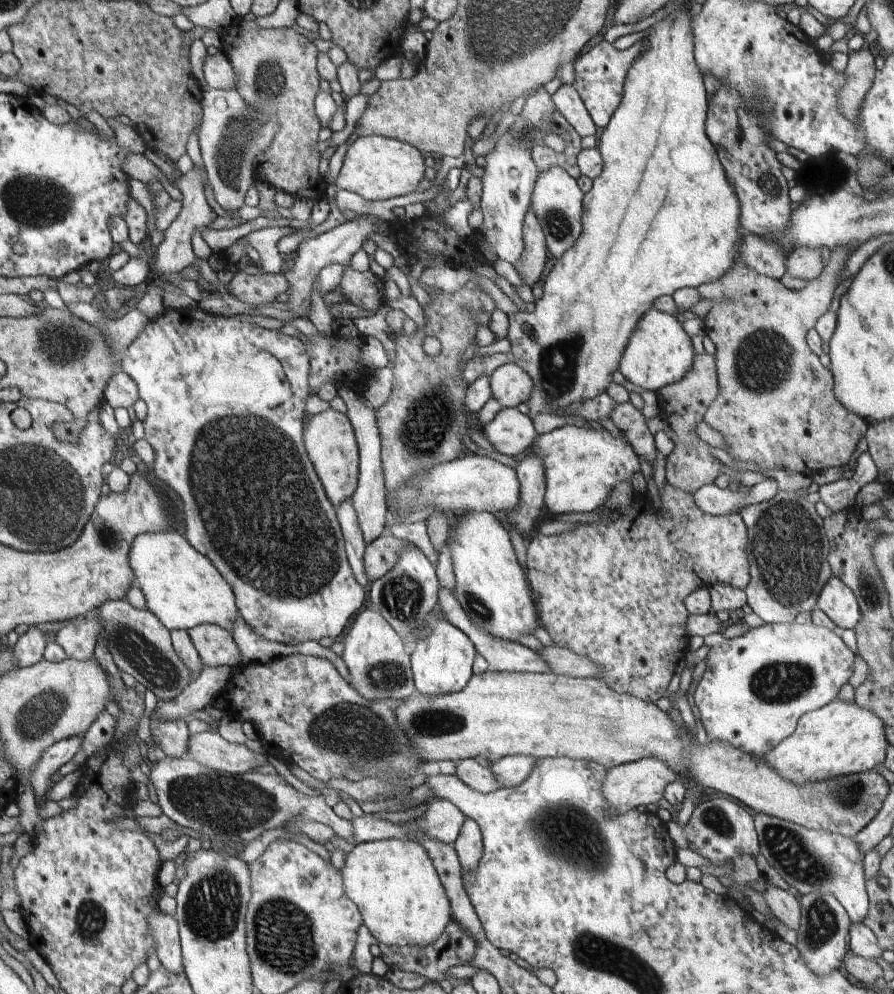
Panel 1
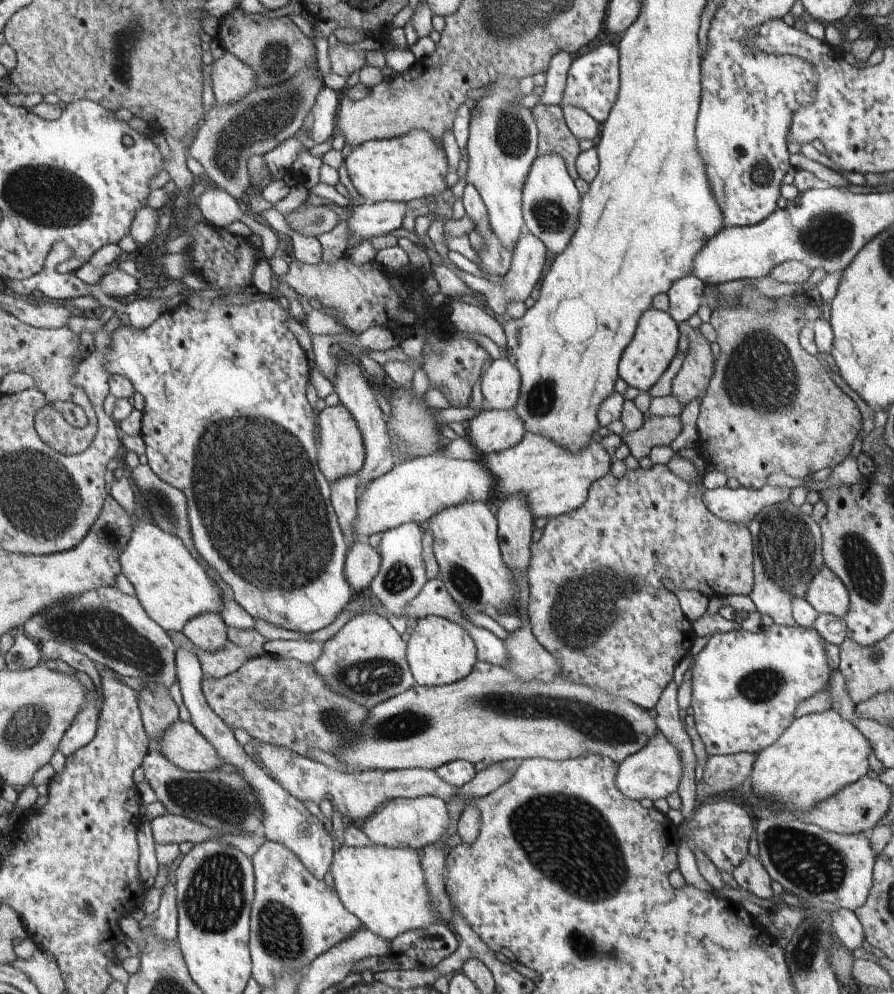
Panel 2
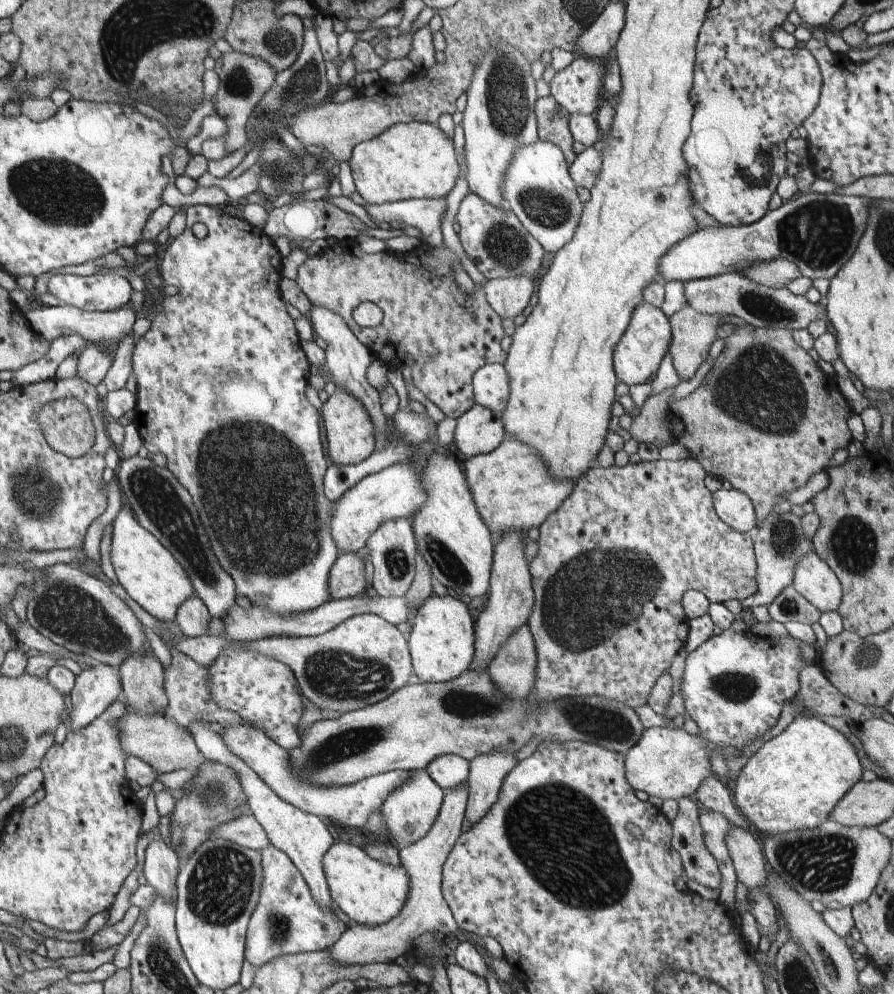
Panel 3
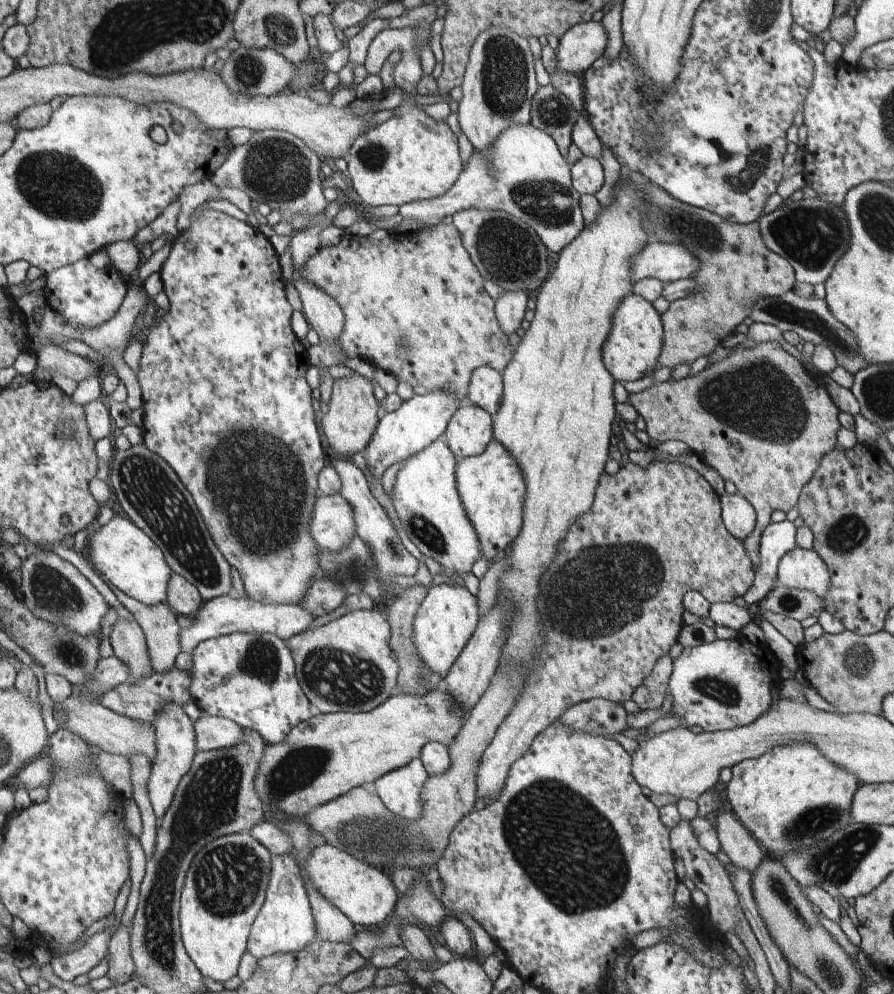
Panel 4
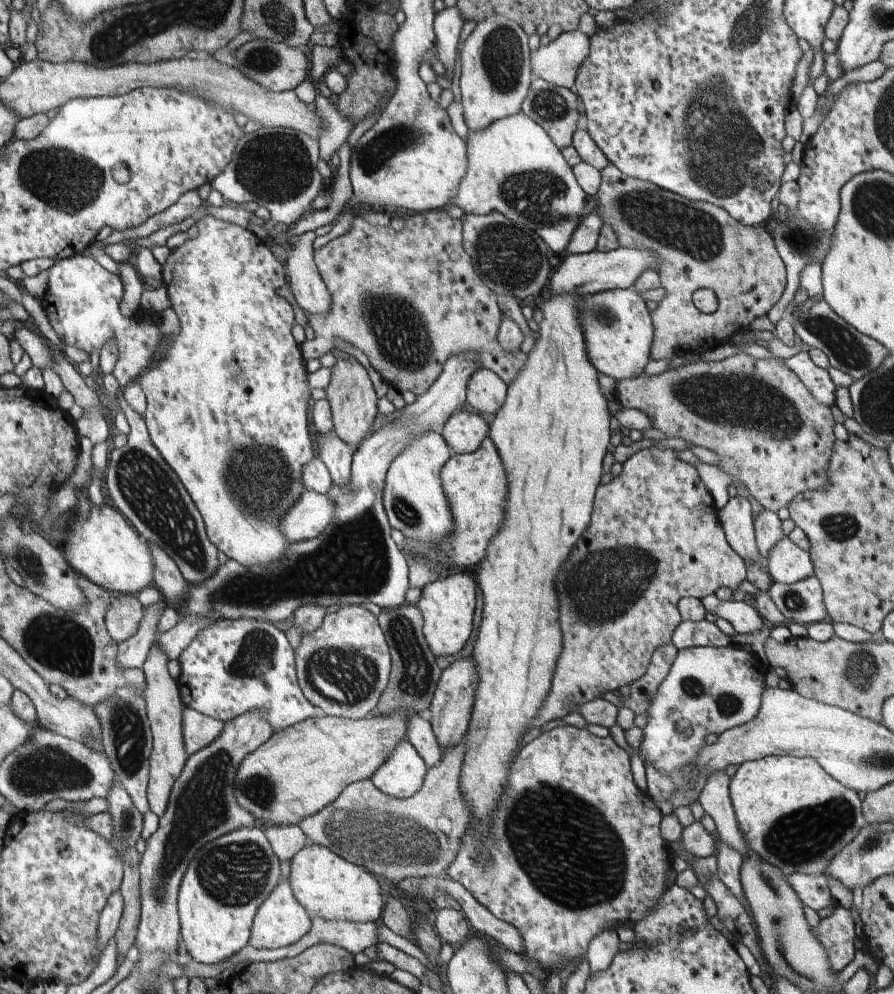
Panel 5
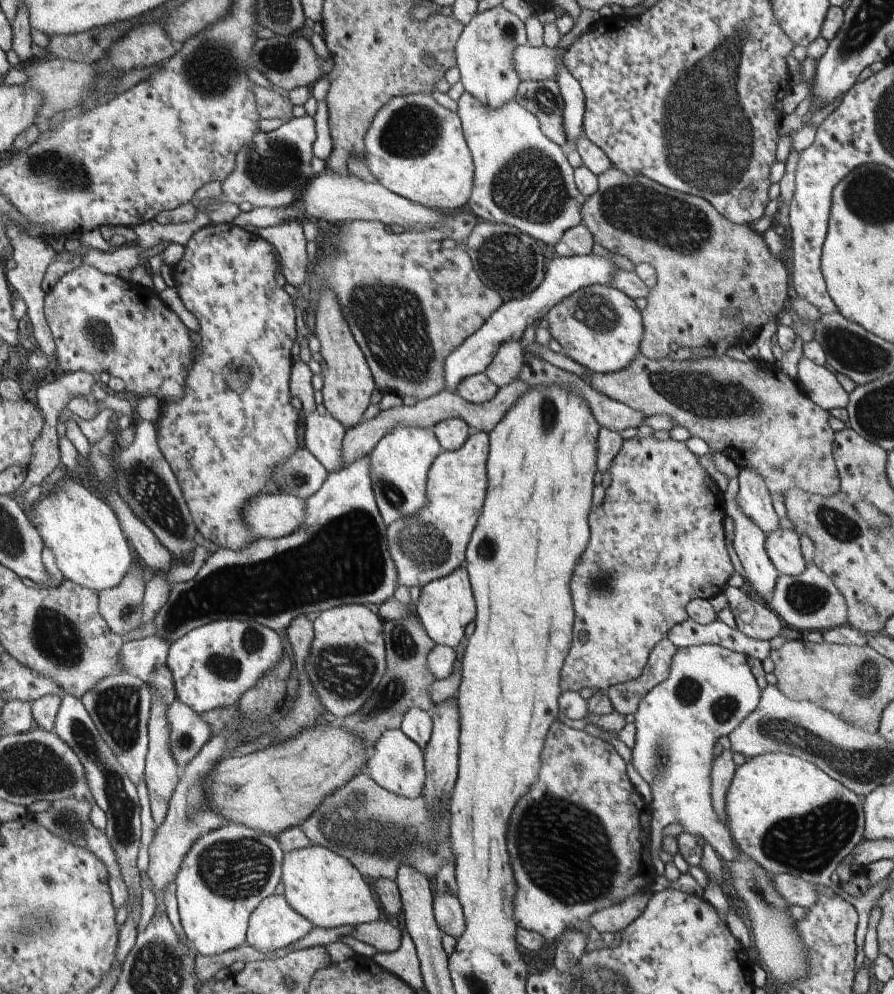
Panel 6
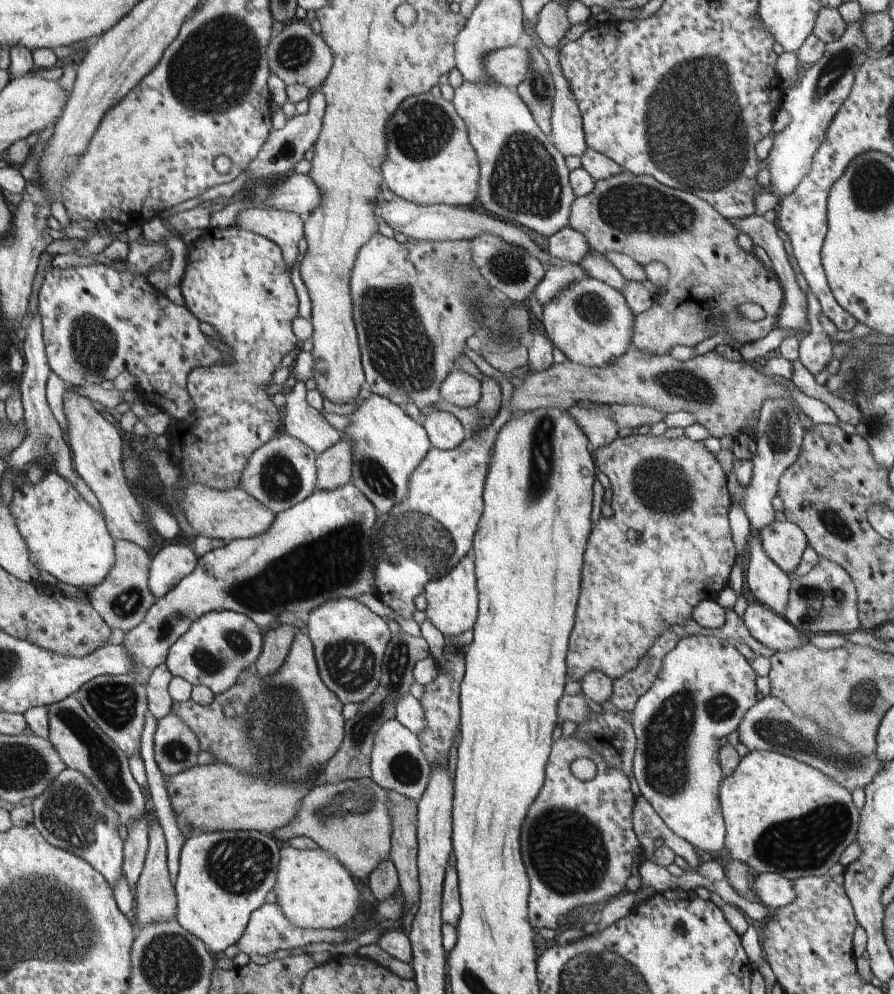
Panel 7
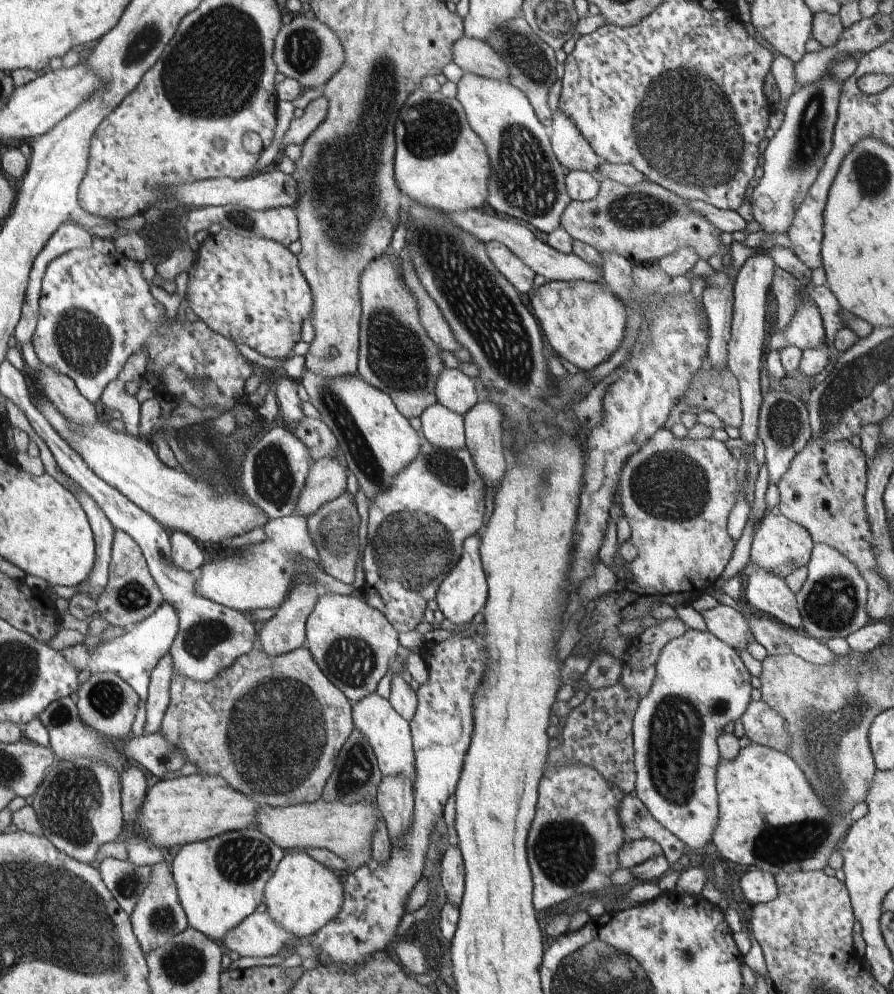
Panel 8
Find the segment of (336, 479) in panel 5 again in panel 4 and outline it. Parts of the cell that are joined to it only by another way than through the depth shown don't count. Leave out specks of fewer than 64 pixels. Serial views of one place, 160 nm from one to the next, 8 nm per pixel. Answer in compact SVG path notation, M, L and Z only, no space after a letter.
M333 455L330 463L338 473L341 480L341 487L338 493L344 496L351 504L353 510L353 517L355 518L355 532L369 544L369 547L376 554L377 565L383 574L383 581L389 585L391 580L398 575L403 577L411 577L418 572L418 560L410 554L404 547L396 530L392 528L392 524L388 515L383 510L383 507L376 501L372 492L368 488L368 482L362 470L351 462L349 458L343 458Z

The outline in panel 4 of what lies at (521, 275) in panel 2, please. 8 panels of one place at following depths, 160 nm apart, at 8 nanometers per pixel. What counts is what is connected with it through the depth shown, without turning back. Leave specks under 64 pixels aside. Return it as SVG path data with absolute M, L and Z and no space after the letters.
M521 290L506 291L495 300L495 314L506 336L514 334L524 318L530 294Z

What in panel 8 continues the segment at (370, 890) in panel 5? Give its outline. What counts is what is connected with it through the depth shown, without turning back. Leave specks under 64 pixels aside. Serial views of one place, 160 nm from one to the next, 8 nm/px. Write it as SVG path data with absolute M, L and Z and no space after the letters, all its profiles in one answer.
M304 850L289 852L281 862L264 894L266 913L276 925L294 937L312 936L336 918L343 907L343 886L336 874L312 860Z

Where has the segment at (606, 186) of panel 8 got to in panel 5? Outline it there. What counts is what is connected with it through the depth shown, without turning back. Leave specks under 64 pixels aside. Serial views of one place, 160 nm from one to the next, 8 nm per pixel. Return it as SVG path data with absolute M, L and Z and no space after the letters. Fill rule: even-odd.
M612 163L601 170L596 198L601 221L614 230L620 247L649 250L657 257L659 267L656 271L665 295L657 302L656 308L649 311L654 325L650 347L652 360L671 358L677 350L699 354L720 345L721 341L724 344L732 334L747 331L755 318L767 315L780 300L787 285L786 265L776 250L767 225L743 225L719 206L690 200L653 182L629 177ZM704 287L713 289L718 296L719 307L714 313L702 313L692 303L692 294Z

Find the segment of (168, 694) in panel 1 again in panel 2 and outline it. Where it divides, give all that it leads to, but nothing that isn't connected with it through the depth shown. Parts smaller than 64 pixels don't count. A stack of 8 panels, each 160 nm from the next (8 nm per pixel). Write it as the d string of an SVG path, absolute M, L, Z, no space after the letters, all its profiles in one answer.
M117 586L98 587L80 596L62 599L32 615L23 626L24 634L35 642L64 643L122 676L133 676L150 684L162 683L168 690L178 677L175 643L169 634L146 614L137 596L122 593Z

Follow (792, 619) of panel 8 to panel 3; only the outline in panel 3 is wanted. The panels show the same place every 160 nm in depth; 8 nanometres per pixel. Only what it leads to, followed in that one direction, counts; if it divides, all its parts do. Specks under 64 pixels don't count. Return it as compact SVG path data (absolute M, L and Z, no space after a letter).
M732 489L717 490L713 493L713 505L716 514L726 524L741 533L755 531L757 516L753 502L742 491Z

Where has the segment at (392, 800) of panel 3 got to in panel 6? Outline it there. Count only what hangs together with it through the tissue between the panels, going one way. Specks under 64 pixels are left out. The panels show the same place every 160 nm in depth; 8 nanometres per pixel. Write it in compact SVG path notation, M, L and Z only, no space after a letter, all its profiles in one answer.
M401 728L390 729L383 732L372 746L363 771L386 790L399 794L401 797L415 799L422 796L427 780L425 751L416 741L408 738Z

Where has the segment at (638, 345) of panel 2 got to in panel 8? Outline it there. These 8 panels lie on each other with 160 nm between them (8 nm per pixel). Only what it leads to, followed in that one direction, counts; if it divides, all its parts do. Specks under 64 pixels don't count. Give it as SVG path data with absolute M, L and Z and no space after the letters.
M548 281L530 296L536 318L544 322L544 337L555 354L582 372L603 365L622 346L628 311L624 302L600 283Z

